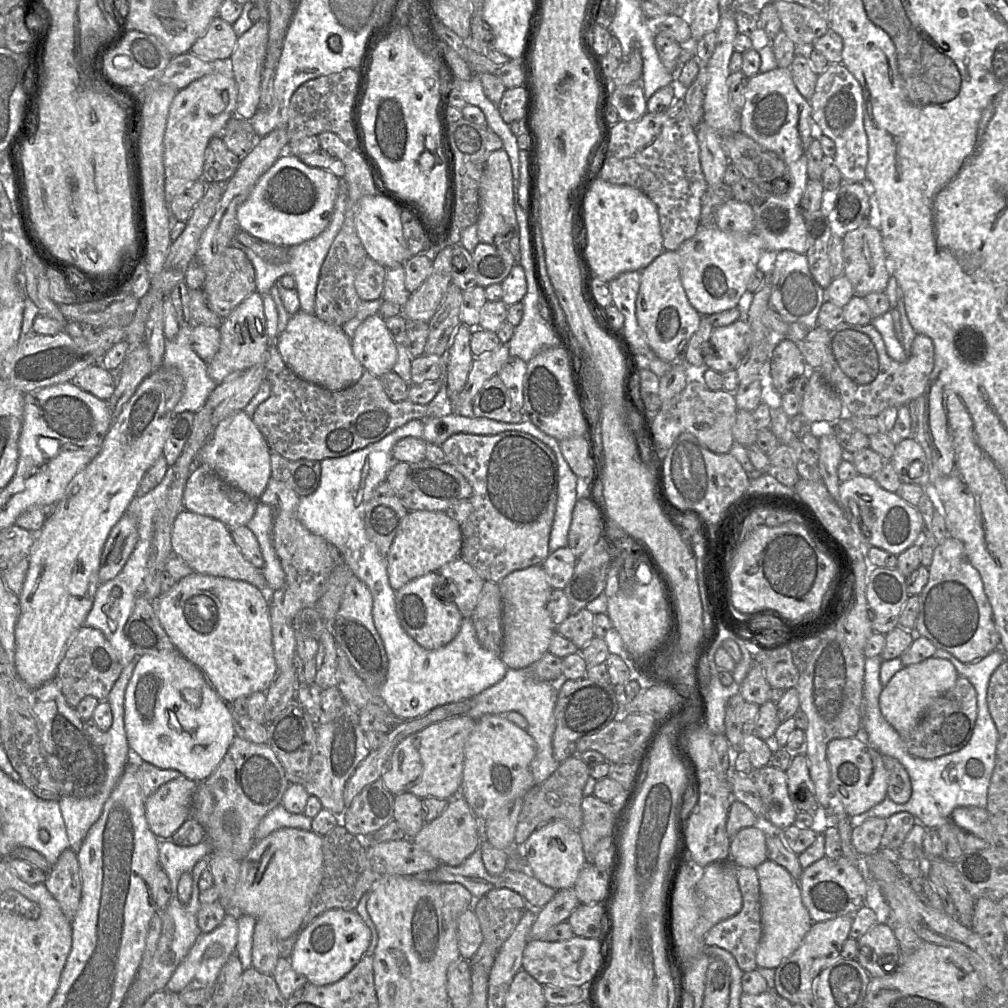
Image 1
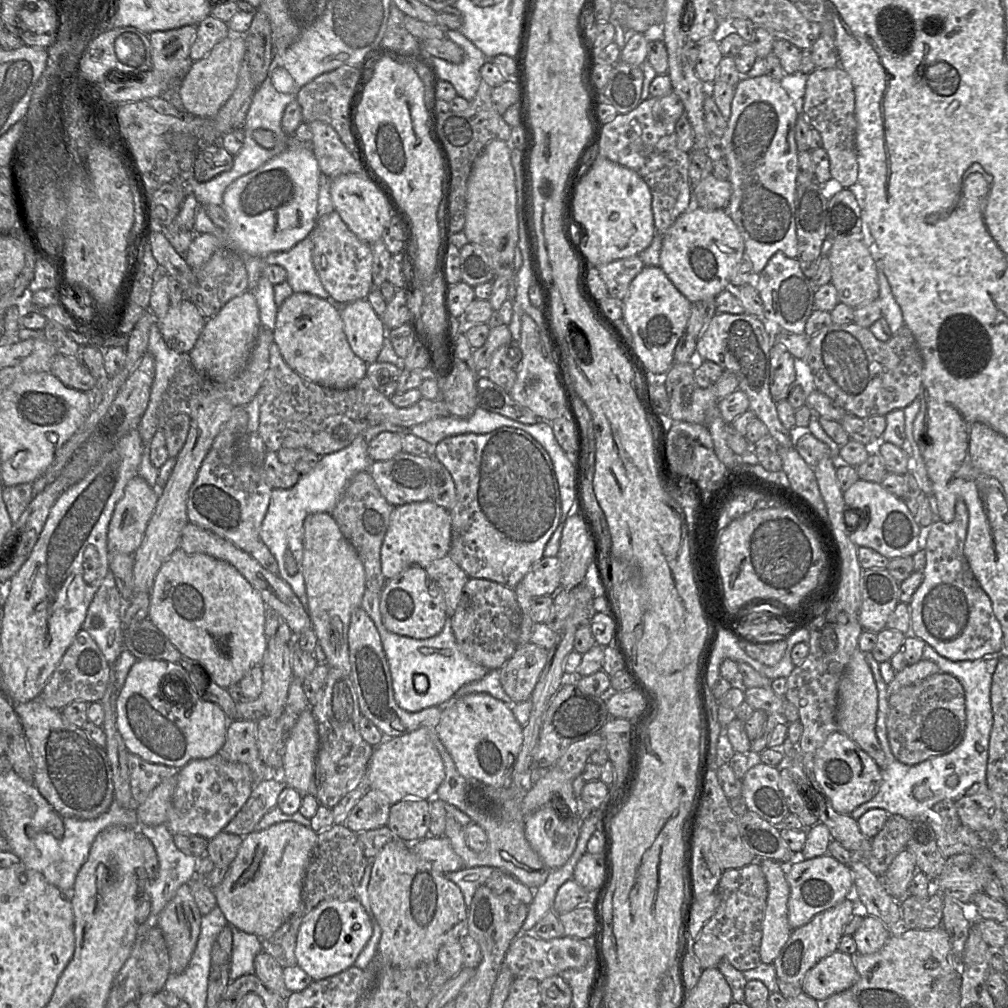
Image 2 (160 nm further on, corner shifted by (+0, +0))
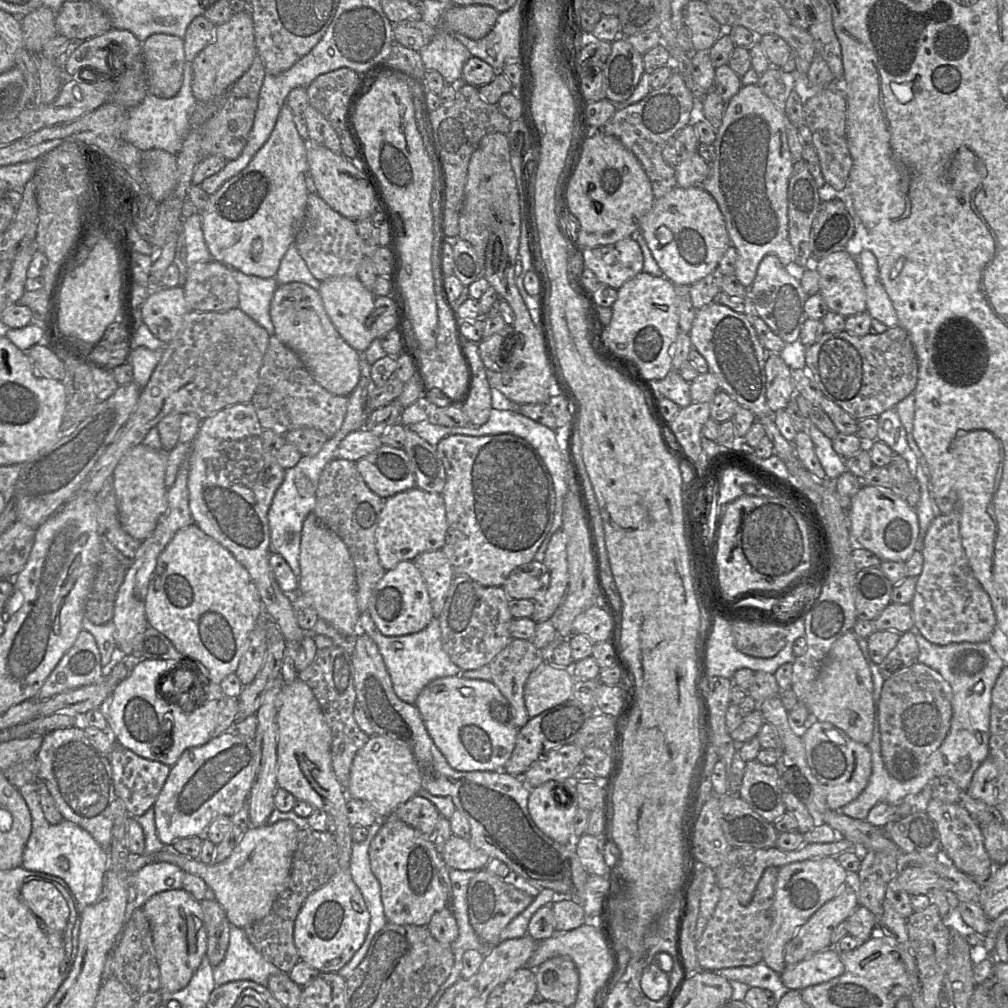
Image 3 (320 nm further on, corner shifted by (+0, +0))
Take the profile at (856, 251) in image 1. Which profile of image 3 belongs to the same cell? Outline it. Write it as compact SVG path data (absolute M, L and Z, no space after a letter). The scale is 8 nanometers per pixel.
M845 249L818 260L820 293L830 311L849 317L867 310L866 288L856 261Z

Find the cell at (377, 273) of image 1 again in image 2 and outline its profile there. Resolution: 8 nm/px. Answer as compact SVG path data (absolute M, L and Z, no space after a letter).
M336 211L319 217L308 236L313 242L313 265L323 287L328 292L329 299L338 306L367 299L373 288L373 255L370 245L361 241Z

